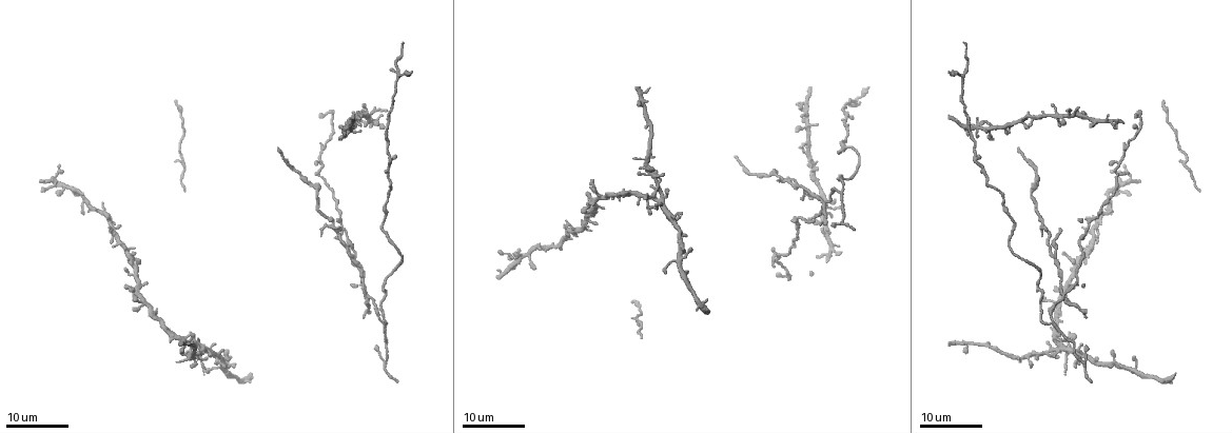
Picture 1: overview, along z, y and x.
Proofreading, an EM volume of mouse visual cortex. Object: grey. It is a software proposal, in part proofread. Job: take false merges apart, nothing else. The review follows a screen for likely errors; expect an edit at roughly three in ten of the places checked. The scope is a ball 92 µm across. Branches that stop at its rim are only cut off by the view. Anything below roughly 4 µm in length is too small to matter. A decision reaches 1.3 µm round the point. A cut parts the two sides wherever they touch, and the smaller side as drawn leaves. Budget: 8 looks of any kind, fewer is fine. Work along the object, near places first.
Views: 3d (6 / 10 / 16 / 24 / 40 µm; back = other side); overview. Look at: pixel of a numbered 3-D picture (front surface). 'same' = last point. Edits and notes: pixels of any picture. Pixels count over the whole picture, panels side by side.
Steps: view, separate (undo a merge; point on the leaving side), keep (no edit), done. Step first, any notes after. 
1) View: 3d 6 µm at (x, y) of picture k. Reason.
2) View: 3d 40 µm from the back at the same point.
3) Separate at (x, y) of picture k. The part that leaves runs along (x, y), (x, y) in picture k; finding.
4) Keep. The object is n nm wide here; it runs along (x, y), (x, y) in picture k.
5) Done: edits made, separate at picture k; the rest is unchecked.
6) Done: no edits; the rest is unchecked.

View: 3d 16 µm at (992, 125) of picture 1. Side arm on a straight run.

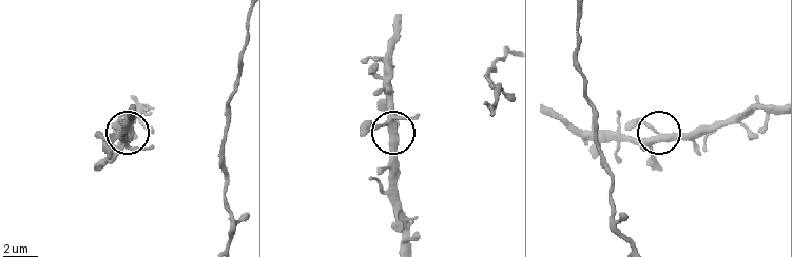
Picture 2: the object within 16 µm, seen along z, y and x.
View: 3d 6 µm at (657, 129) of picture 2.

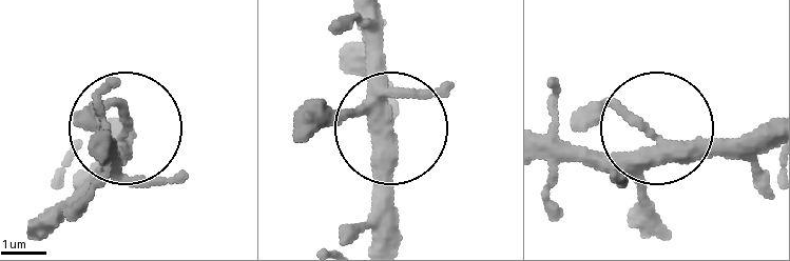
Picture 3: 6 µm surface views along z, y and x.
Keep. The object is 310 nm wide here; continuous, no second cell.

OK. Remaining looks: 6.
View: 3d 16 µm at (398, 77) of picture 1. Four or more arms meet.

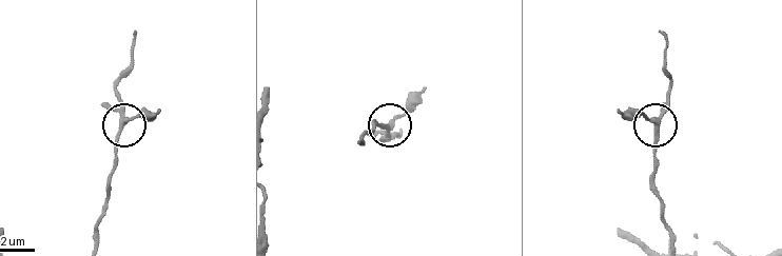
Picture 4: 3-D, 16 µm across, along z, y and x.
View: 3d 10 µm at (658, 119) of picture 4.

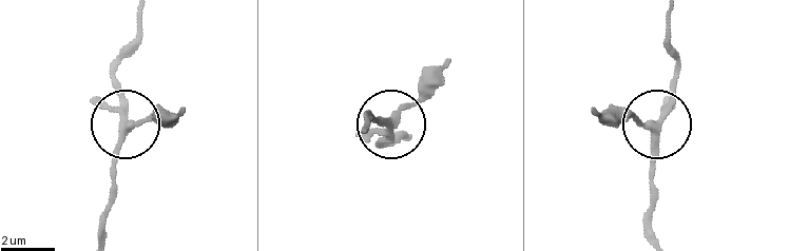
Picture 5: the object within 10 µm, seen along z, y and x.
Keep. 4 arms meet here; one cell here.

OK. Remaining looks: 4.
View: 3d 24 µm at (1064, 297) of picture 1. Thin arm on a thick one.

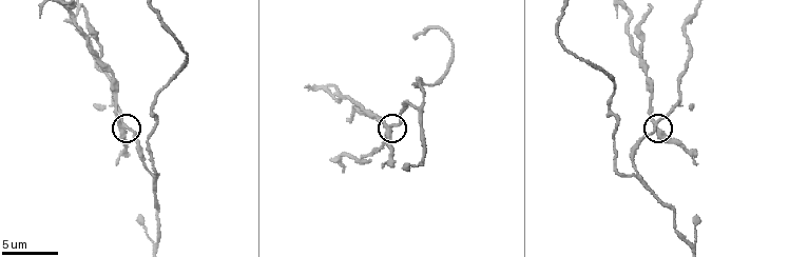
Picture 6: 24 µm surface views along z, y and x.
View: 3d 6 µm at (390, 124) of picture 6. Closer look.

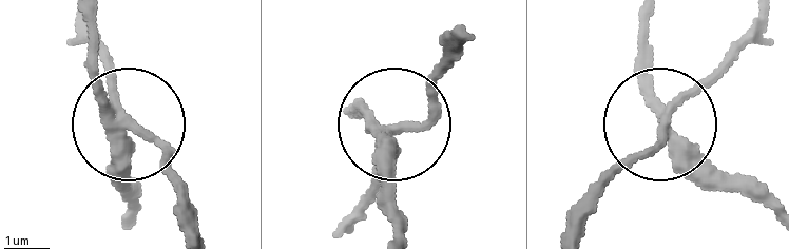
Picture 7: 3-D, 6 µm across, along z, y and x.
View: 3d 6 µm from the back at (398, 130) of picture 7.

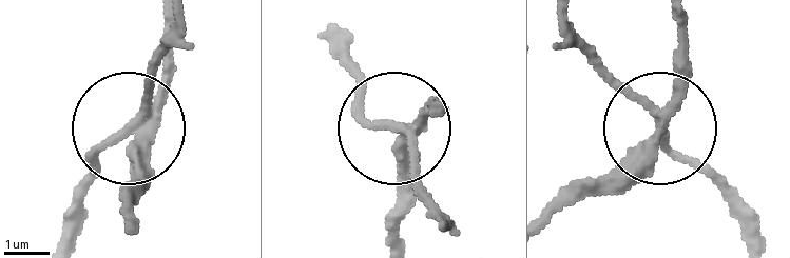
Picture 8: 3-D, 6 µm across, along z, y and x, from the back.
Separate at (617, 176) of picture 8. The side arm is 42 µm long; the part that leaves runs along (659, 119), (681, 65), (681, 20) in picture 8; two cells meet here.

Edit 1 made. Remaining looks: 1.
View: 3d 10 µm at (417, 106) of picture 6. Branch point.

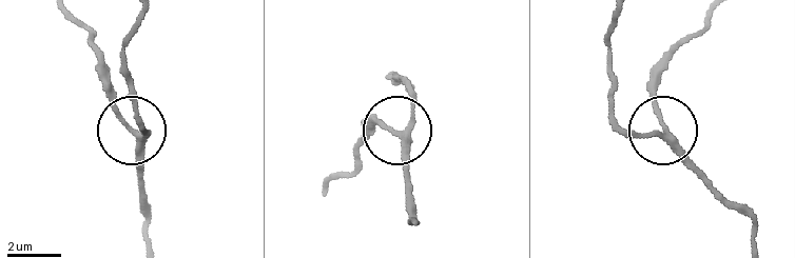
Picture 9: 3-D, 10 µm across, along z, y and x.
Keep. 3 arms meet here; it runs along (414, 224), (405, 143), (380, 122), (362, 122) in picture 9; all the same cell.

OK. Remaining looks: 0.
Done: edits made, separate at picture 8; the rest is unchecked.

